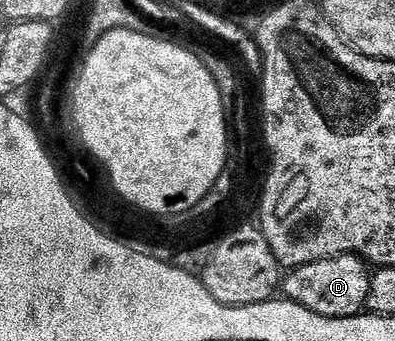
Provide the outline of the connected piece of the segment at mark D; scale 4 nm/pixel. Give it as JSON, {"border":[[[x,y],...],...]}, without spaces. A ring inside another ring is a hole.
{"border":[[[347,253],[318,259],[314,263],[306,263],[291,270],[283,278],[282,293],[287,300],[306,307],[306,311],[314,315],[330,319],[346,319],[359,317],[365,312],[371,282],[372,273],[368,262],[354,253]]]}

